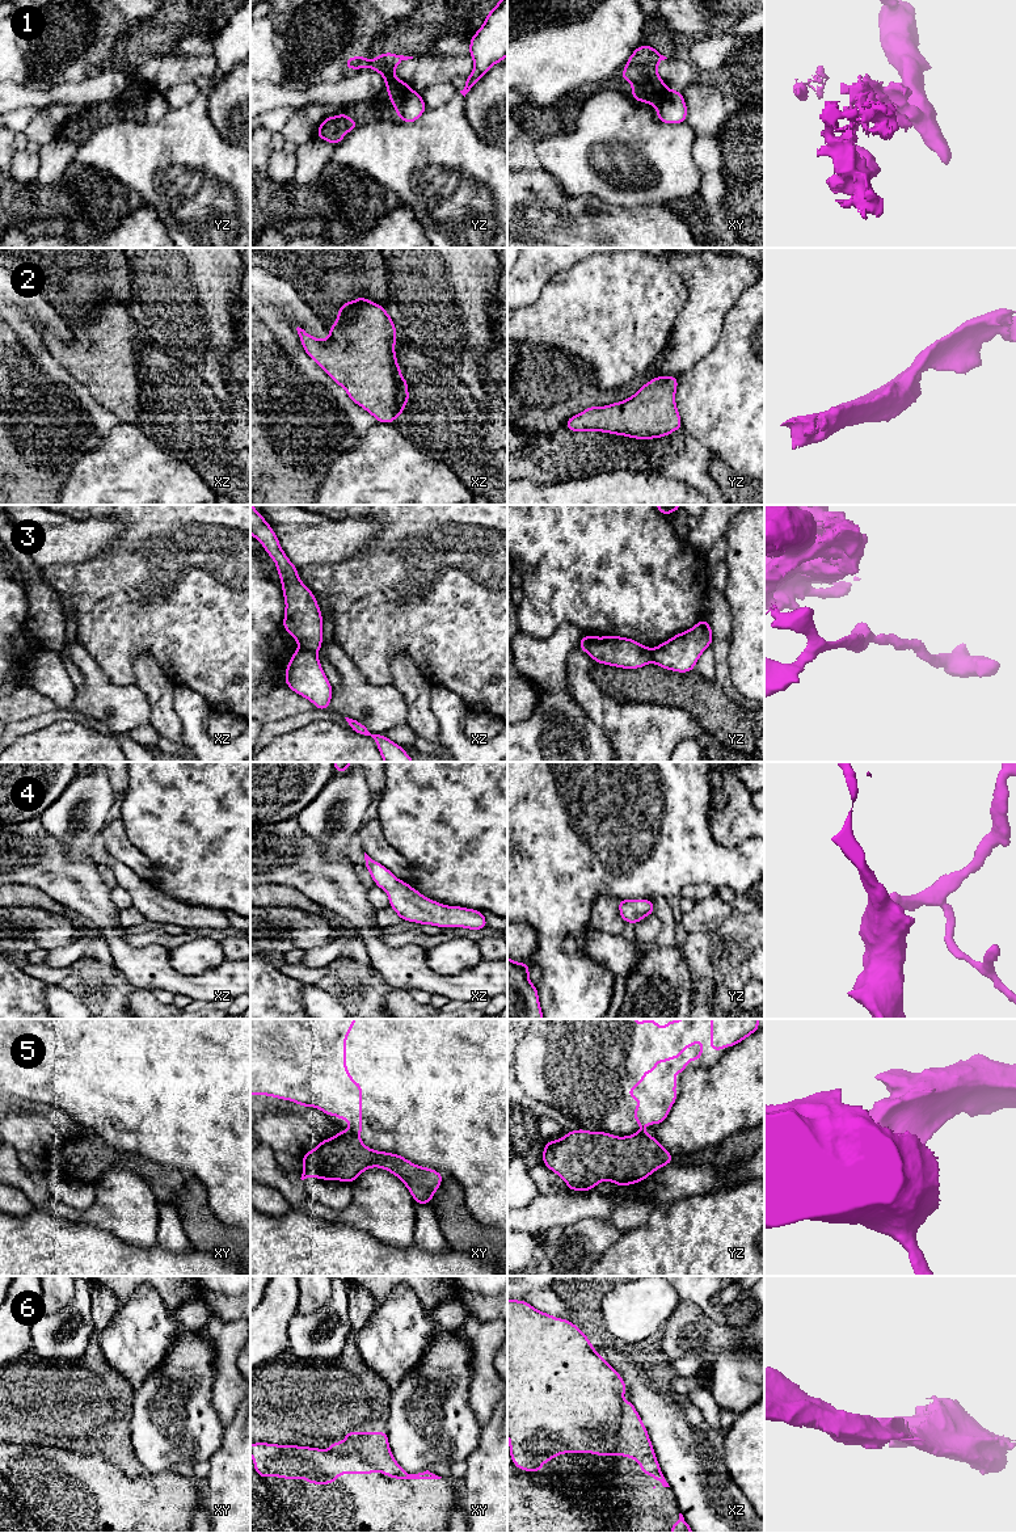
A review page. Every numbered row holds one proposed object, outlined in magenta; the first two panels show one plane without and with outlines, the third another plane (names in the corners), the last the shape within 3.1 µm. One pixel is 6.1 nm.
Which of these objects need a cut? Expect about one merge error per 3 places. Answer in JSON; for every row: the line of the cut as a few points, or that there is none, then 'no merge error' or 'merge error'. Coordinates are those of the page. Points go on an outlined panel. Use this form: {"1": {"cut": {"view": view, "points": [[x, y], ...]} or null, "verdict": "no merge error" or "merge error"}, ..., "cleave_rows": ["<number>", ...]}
{"1": {"cut": {"view": "yz", "points": [[409, 88], [405, 97], [393, 105]]}, "verdict": "merge error"}, "2": {"cut": null, "verdict": "no merge error"}, "3": {"cut": {"view": "xz", "points": [[299, 648], [316, 653]]}, "verdict": "merge error"}, "4": {"cut": null, "verdict": "no merge error"}, "5": {"cut": {"view": "xy", "points": [[349, 1131], [358, 1137]]}, "verdict": "merge error"}, "6": {"cut": {"view": "xz", "points": [[623, 1402], [620, 1422], [615, 1432], [614, 1454]]}, "verdict": "merge error"}, "cleave_rows": ["1", "3", "5", "6"]}

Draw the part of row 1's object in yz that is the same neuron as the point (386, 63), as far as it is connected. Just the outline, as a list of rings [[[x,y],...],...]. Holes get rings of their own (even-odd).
[[[384,52],[375,56],[372,62],[370,62],[367,56],[351,56],[343,63],[349,71],[355,71],[358,68],[372,68],[381,73],[388,90],[388,97],[391,98],[392,105],[397,105],[405,100],[410,87],[405,81],[396,79],[393,75],[399,63],[408,59],[413,59],[413,56]]]

